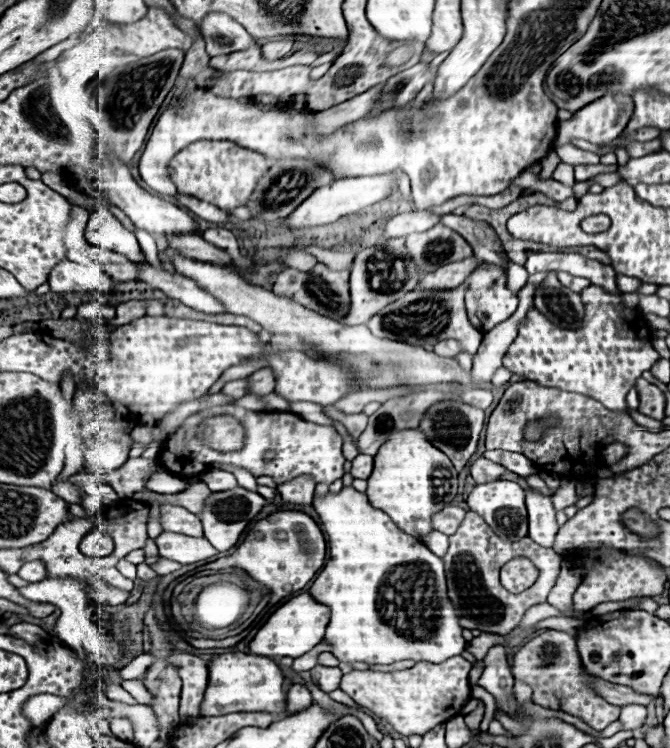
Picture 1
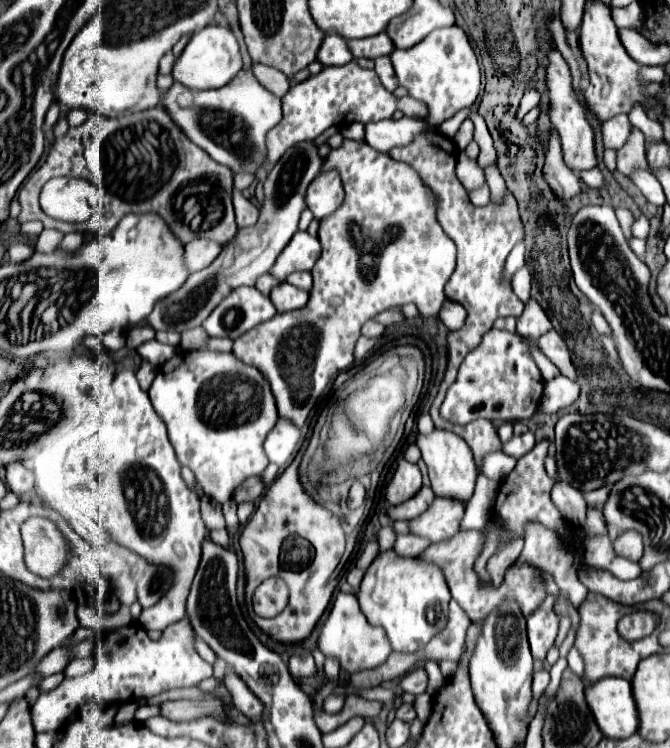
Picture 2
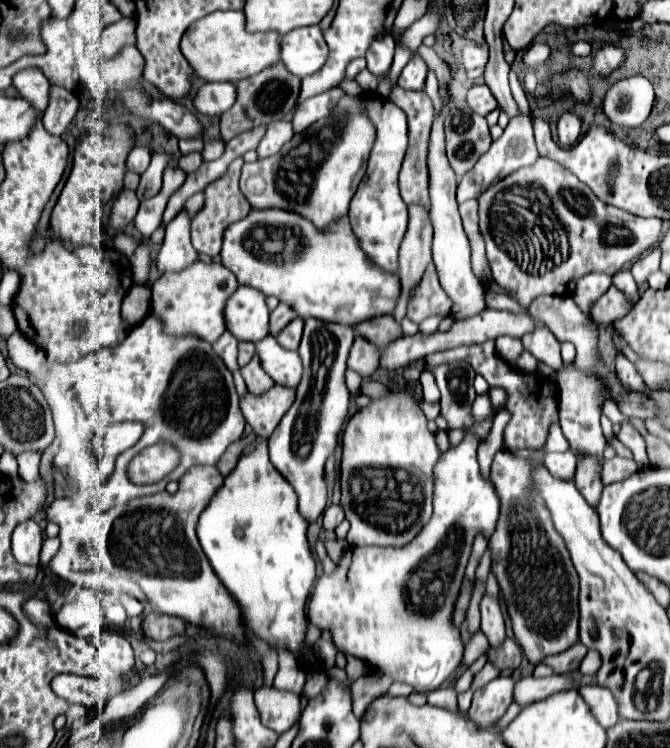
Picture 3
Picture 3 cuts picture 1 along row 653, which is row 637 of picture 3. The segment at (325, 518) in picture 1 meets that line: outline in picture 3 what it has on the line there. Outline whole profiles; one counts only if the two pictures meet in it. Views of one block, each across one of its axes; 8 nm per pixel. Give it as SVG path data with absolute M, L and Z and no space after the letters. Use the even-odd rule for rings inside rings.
M466 434L458 446L440 456L436 464L434 514L410 544L402 548L348 548L332 574L318 576L308 604L308 620L318 630L328 630L338 648L376 666L394 682L410 684L416 692L432 692L440 688L462 660L464 642L460 628L454 624L456 600L460 596L474 538L482 534L490 540L500 516L500 498L496 496L494 484L490 484L480 472L476 448L478 438Z

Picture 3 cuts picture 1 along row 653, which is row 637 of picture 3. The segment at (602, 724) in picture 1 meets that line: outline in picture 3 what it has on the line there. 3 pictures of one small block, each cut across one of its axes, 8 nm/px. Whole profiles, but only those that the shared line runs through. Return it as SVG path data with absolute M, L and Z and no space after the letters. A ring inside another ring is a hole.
M498 452L492 468L490 468L490 480L500 496L500 520L496 526L496 532L490 538L492 548L492 568L498 578L498 584L504 592L508 614L514 626L514 634L518 638L518 644L524 650L524 656L534 664L542 664L546 656L560 654L568 650L572 644L578 642L578 574L572 566L570 554L566 550L566 544L562 536L554 530L548 510L542 504L542 500L536 496L536 492L530 488L530 470L534 462L528 462L524 458L516 458L510 452Z

